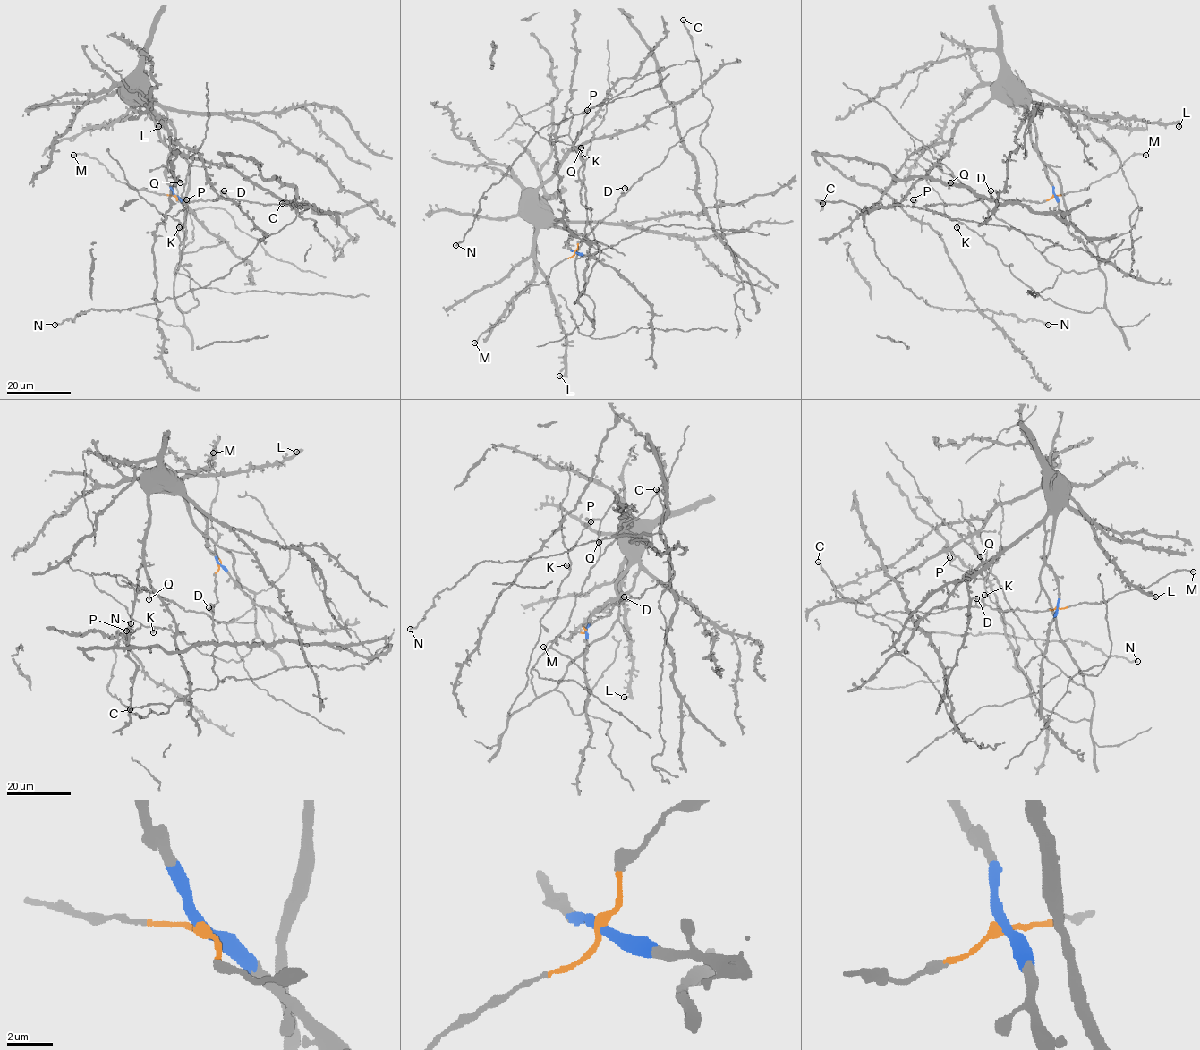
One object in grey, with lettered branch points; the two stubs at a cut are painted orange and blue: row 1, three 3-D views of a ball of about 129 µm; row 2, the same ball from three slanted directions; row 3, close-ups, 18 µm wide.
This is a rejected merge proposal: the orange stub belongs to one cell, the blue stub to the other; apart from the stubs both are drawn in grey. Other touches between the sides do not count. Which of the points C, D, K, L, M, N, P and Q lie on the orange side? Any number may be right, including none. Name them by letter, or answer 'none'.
C, D, M, N

